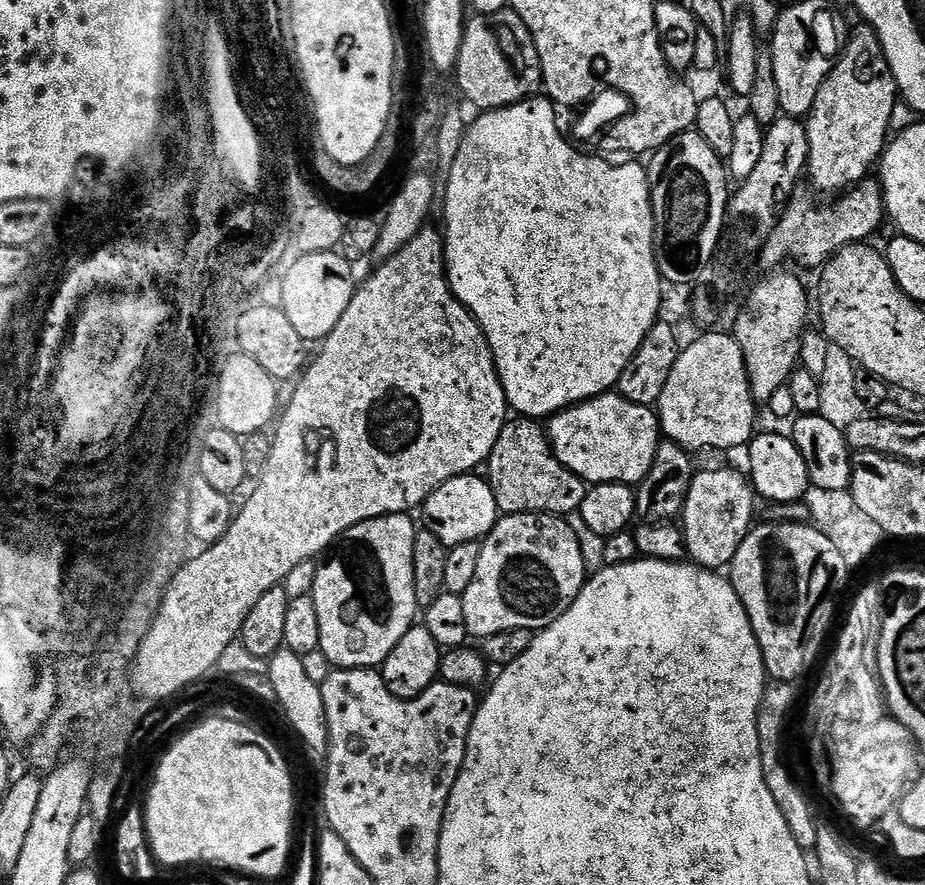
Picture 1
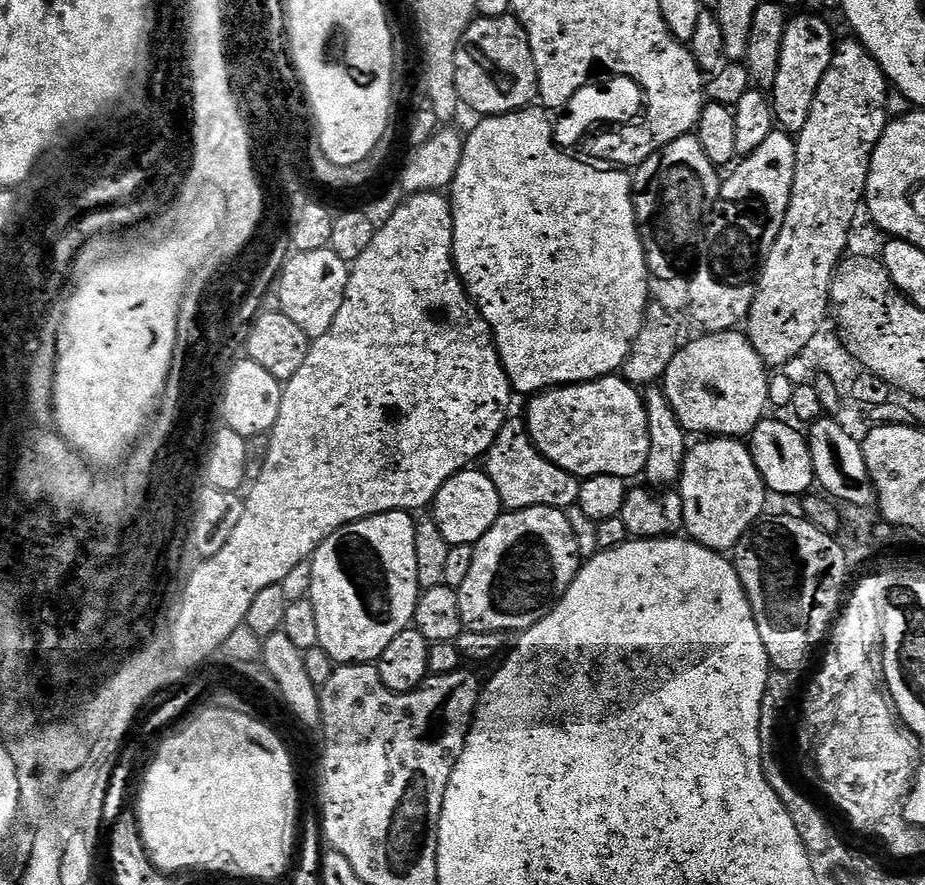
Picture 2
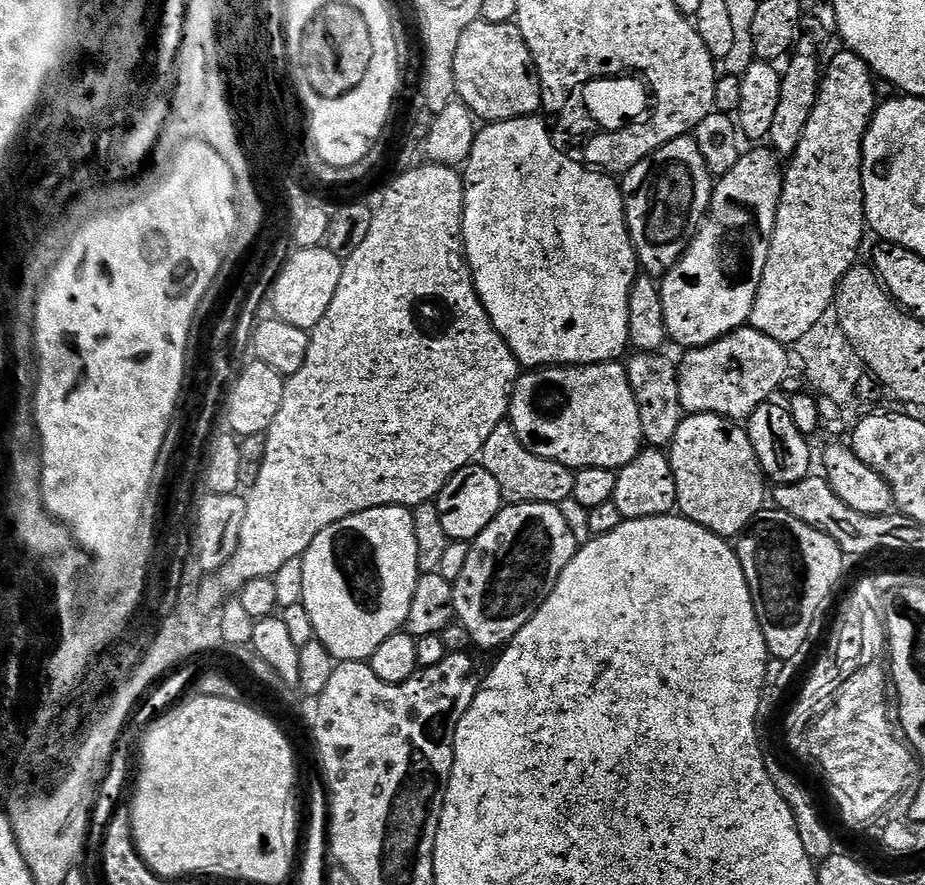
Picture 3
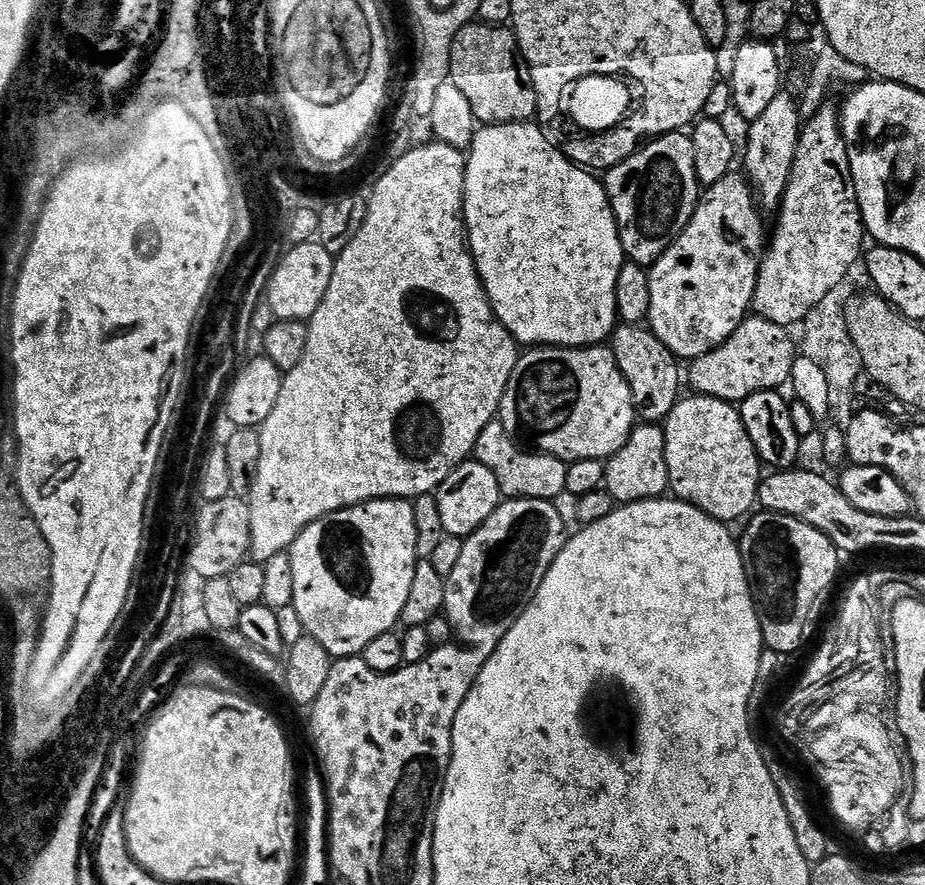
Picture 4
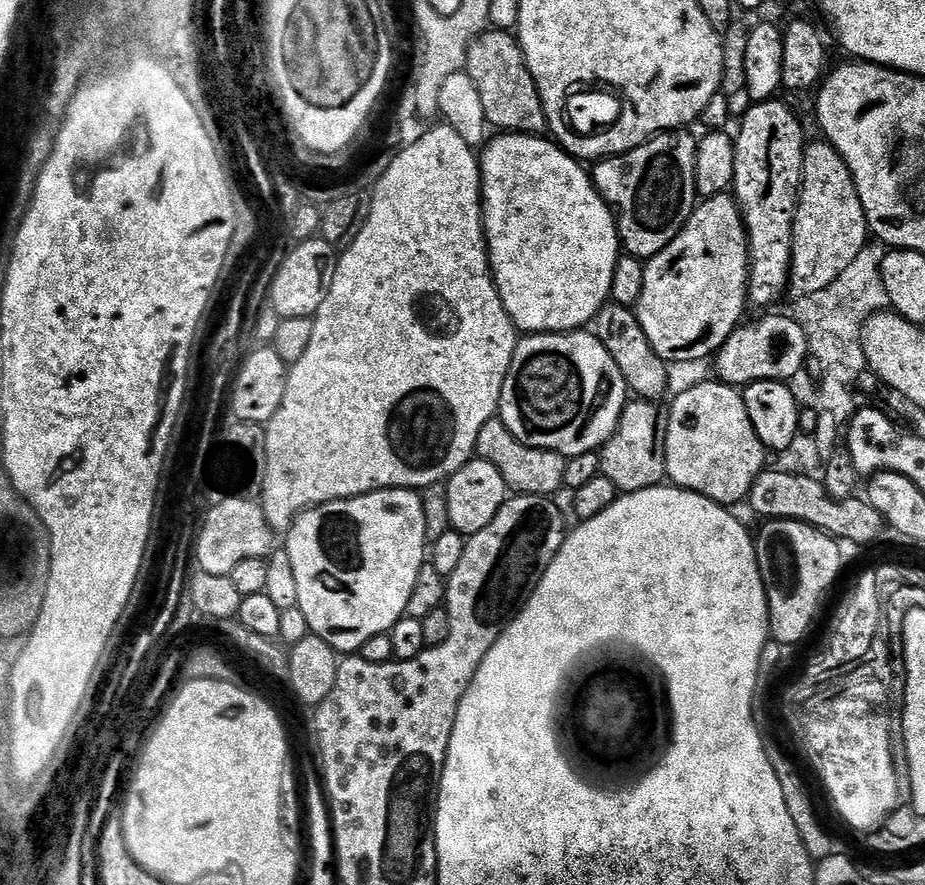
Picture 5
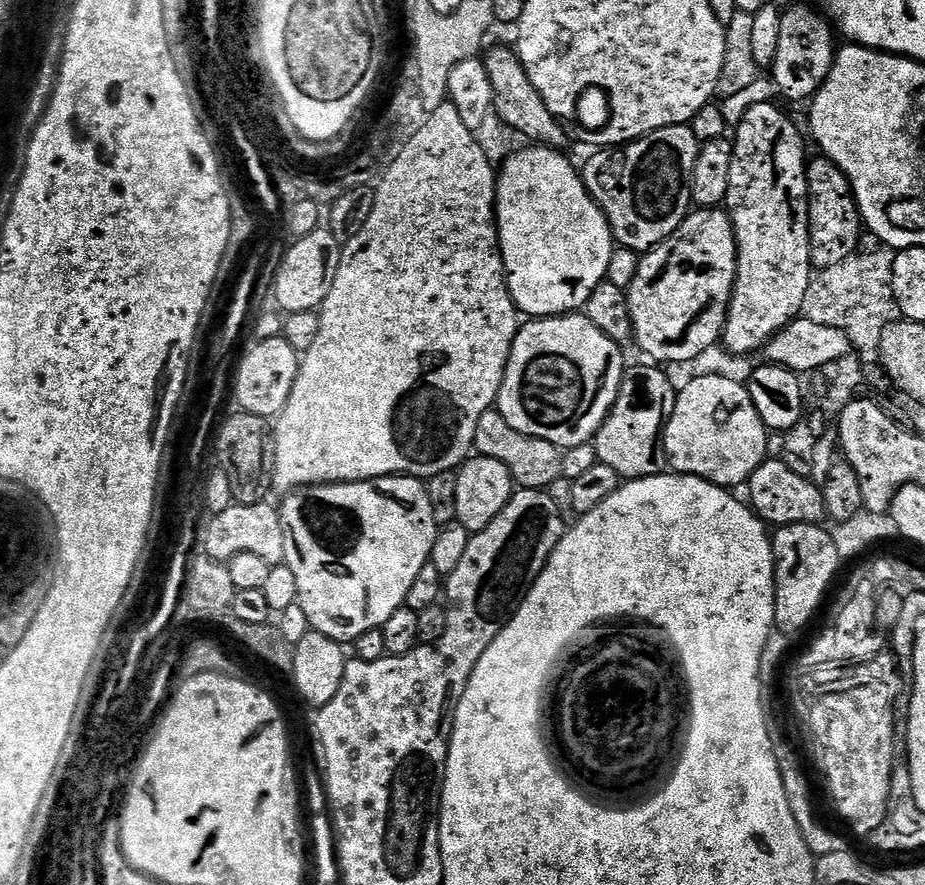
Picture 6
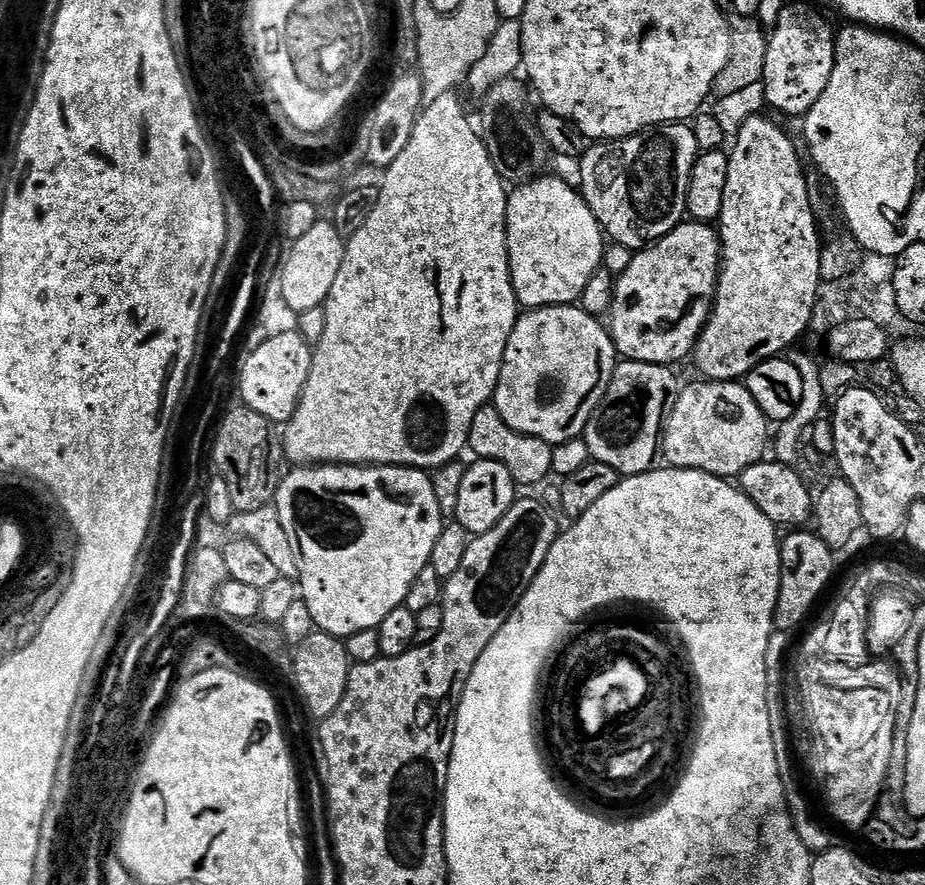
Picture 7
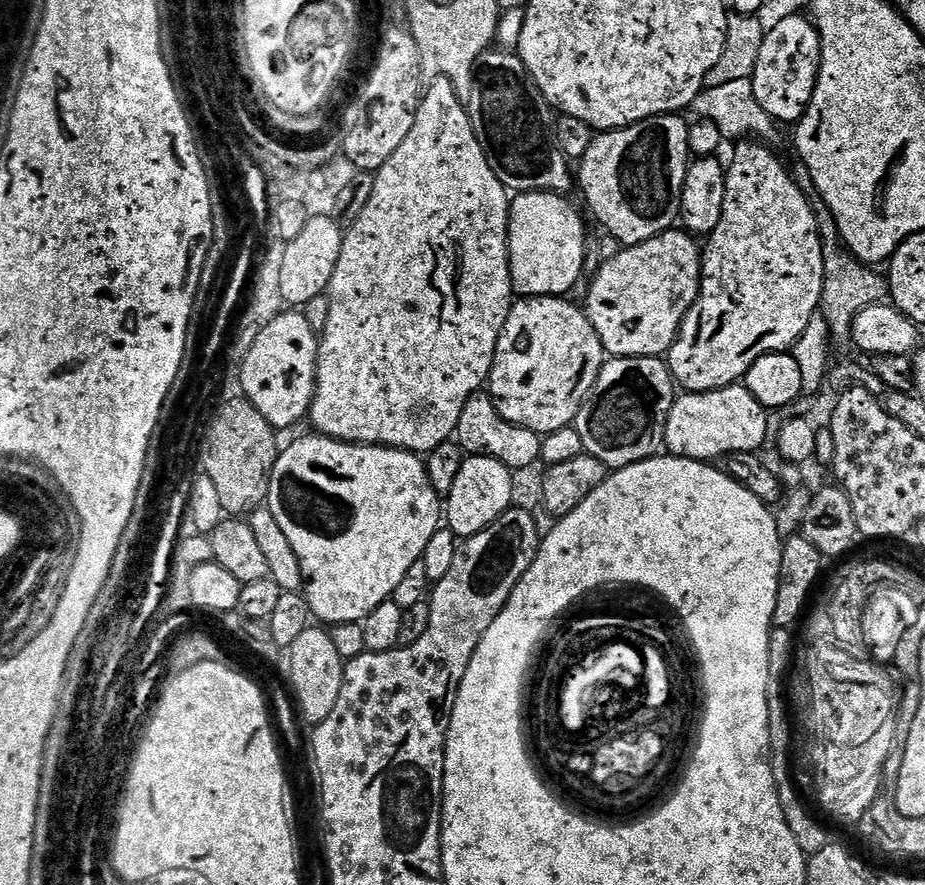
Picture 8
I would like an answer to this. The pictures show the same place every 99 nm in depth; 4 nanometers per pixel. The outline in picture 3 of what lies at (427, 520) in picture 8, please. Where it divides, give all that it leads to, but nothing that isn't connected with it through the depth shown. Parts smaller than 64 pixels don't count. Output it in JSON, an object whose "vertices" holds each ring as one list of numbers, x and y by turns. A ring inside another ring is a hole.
{"vertices":[[382,506,350,514,350,518,342,518,342,522,326,526,326,530,310,542,302,559,302,603,310,614,310,622,314,622,316,639,330,650,336,661,371,661,374,650,378,650,390,634,401,631,407,625,410,602,414,602,414,590,422,575,418,566,418,542,414,538,411,508]]}

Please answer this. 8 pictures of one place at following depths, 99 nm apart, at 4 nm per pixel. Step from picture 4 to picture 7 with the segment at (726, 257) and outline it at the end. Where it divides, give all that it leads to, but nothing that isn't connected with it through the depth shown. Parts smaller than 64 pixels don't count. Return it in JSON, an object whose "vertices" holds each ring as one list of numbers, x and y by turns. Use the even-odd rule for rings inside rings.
{"vertices":[[682,222,655,244,639,249,625,272,615,277,612,307,606,313,606,327,616,344,617,353,626,360,669,366,675,365,675,360,684,360,687,356,689,359,704,323,712,313,719,277,720,234,711,223]]}

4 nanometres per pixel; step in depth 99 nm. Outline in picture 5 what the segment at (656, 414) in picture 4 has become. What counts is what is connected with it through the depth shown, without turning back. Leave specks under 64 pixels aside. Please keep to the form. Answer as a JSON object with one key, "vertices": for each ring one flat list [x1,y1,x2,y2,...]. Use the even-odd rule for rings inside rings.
{"vertices":[[615,302,605,304,594,321,594,334,610,350,610,358,618,362,622,370,624,380,628,383,629,389,637,397,646,400,659,401,660,395,668,388,669,365,650,346,650,338,646,338,646,330,638,322,635,311,626,305,620,305]]}

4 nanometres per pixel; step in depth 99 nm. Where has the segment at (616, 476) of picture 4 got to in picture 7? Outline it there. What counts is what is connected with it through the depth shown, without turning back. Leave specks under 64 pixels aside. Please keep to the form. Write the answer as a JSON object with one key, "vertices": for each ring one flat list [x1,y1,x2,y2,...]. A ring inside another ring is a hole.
{"vertices":[[626,359,617,363,604,397,584,427,582,439,591,459,606,463,620,478,646,474,657,467,662,456,666,410,674,406,682,387,672,371,667,364]]}

